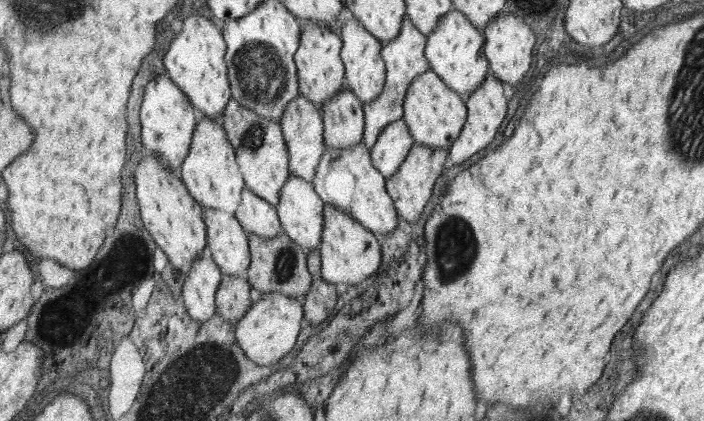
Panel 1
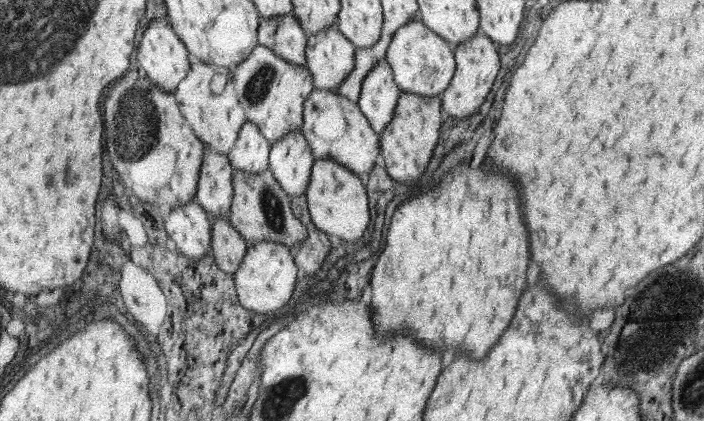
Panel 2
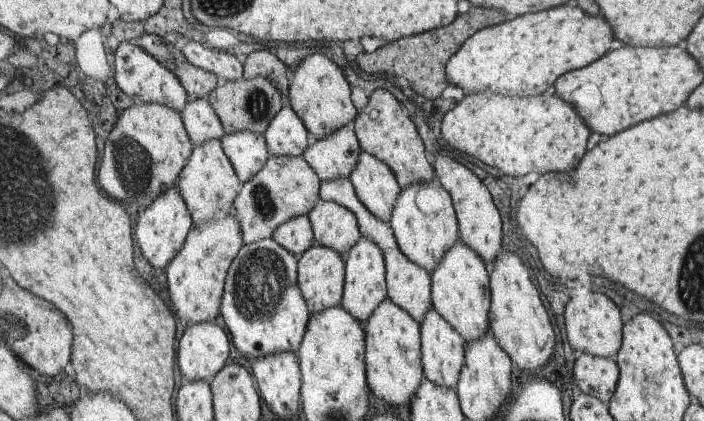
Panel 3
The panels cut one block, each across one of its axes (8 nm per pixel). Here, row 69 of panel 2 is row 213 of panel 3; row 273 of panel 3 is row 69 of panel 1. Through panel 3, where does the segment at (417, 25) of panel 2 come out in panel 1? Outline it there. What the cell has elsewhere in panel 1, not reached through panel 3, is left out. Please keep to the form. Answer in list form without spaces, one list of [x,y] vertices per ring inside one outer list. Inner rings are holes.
[[[432,67],[414,79],[405,96],[404,112],[405,123],[409,125],[413,139],[430,149],[453,146],[454,140],[462,134],[462,126],[468,116],[465,101],[438,76],[437,72],[432,71]]]

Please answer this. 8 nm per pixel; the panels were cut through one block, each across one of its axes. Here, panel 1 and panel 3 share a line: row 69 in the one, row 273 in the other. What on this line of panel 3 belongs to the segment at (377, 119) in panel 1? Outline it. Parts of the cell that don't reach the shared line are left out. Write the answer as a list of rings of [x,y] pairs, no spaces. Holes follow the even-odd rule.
[[[338,178],[338,180],[326,180],[321,182],[320,200],[324,202],[334,202],[349,208],[357,216],[357,223],[360,225],[361,236],[370,237],[381,248],[385,259],[385,276],[388,280],[388,298],[394,301],[394,304],[405,308],[414,320],[422,322],[425,315],[433,310],[432,300],[432,276],[426,272],[425,268],[420,268],[414,261],[401,251],[400,245],[397,243],[396,234],[393,232],[393,227],[386,224],[386,221],[378,220],[365,204],[362,204],[361,199],[357,196],[356,189],[353,187],[352,180],[349,178]]]

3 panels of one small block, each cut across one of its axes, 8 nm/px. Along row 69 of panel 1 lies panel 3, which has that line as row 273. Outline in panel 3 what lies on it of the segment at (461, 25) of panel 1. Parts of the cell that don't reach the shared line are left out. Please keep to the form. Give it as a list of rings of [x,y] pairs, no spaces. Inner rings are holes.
[[[459,240],[450,248],[431,276],[433,310],[441,313],[465,337],[467,346],[470,342],[486,336],[488,306],[492,306],[492,303],[491,294],[488,292],[488,270],[486,270],[485,260],[482,260],[473,248]]]

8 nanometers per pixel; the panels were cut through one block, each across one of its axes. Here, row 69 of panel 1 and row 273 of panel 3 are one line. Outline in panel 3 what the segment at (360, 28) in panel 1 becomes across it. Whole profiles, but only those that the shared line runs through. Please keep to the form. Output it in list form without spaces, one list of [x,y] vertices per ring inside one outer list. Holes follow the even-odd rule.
[[[361,236],[357,246],[346,257],[345,299],[340,305],[365,323],[387,298],[388,280],[385,276],[384,253],[370,237]]]

